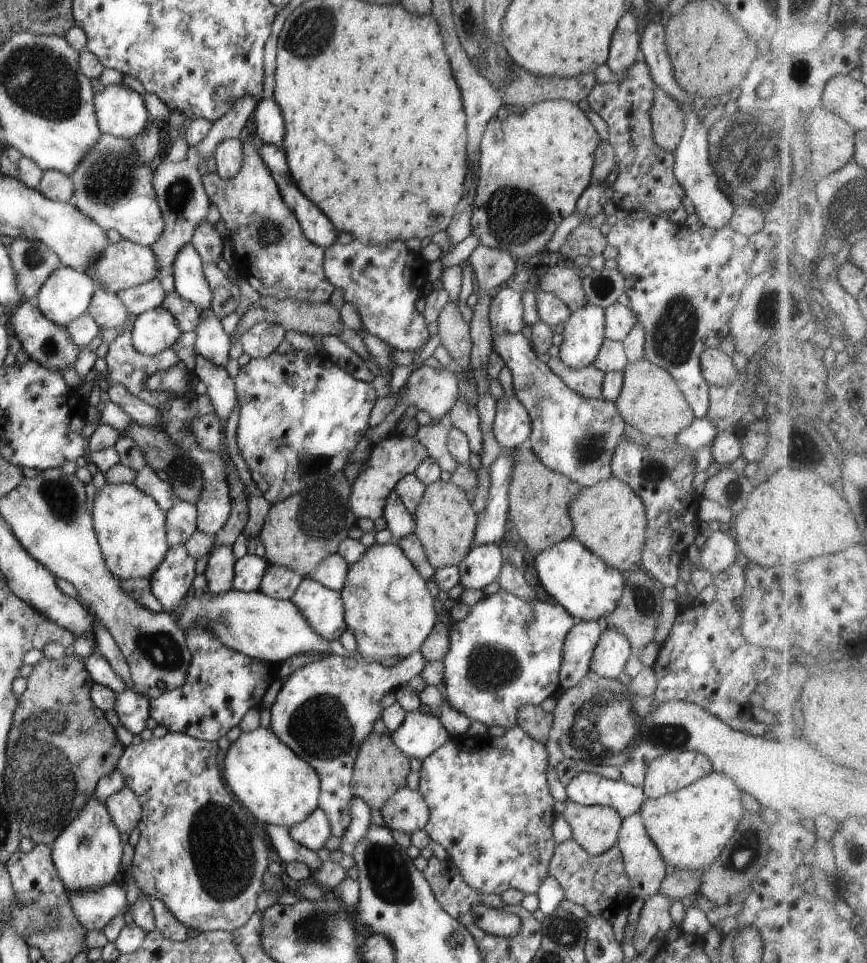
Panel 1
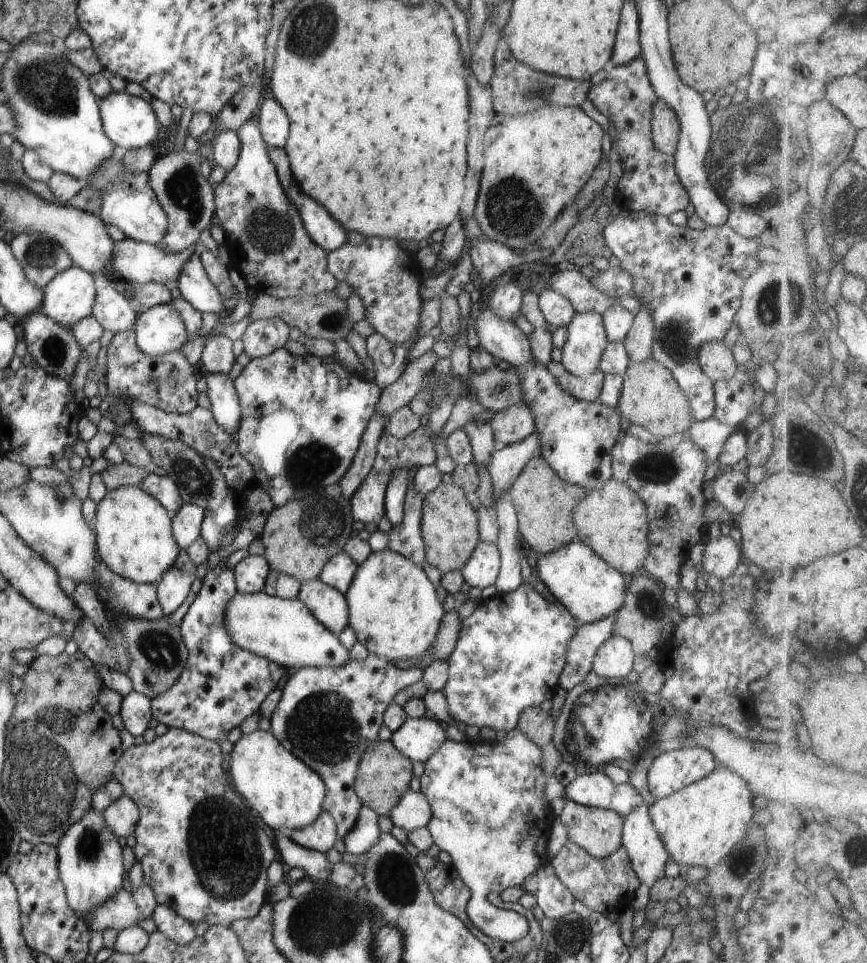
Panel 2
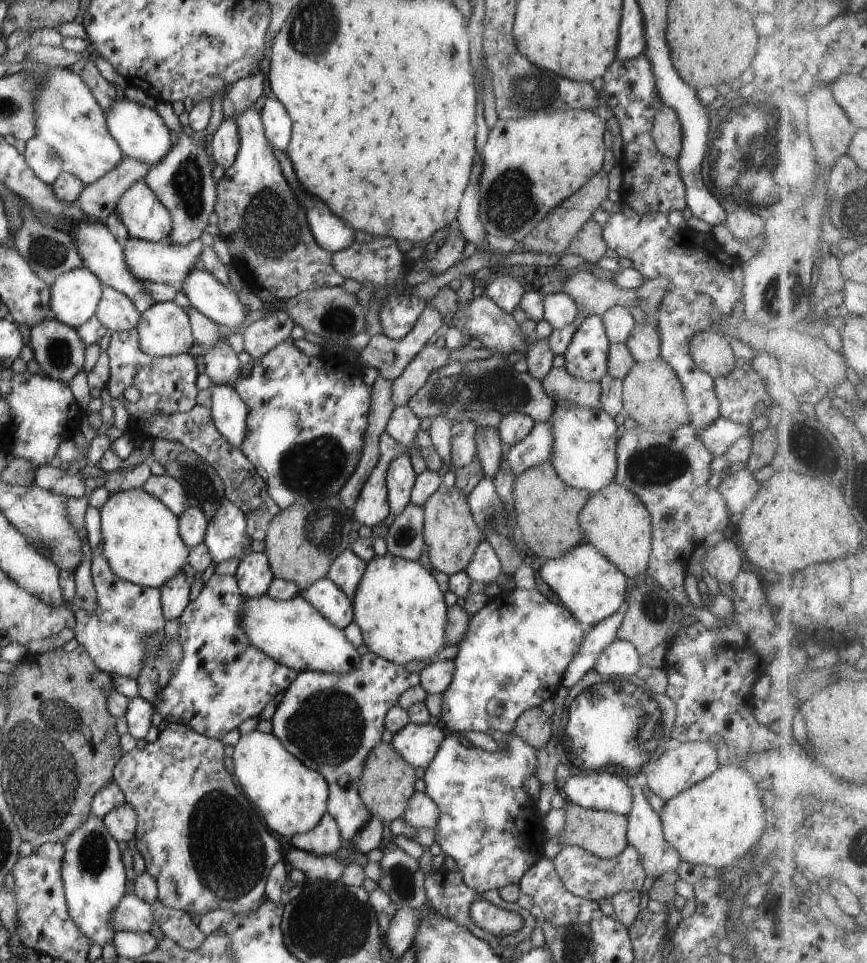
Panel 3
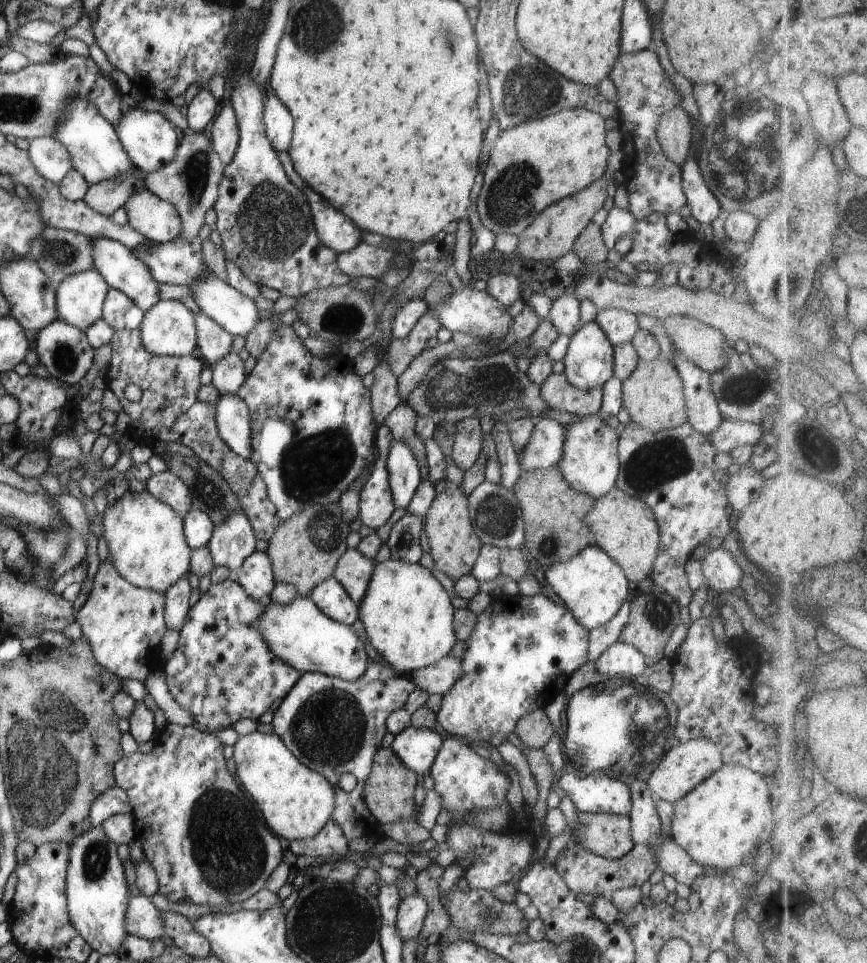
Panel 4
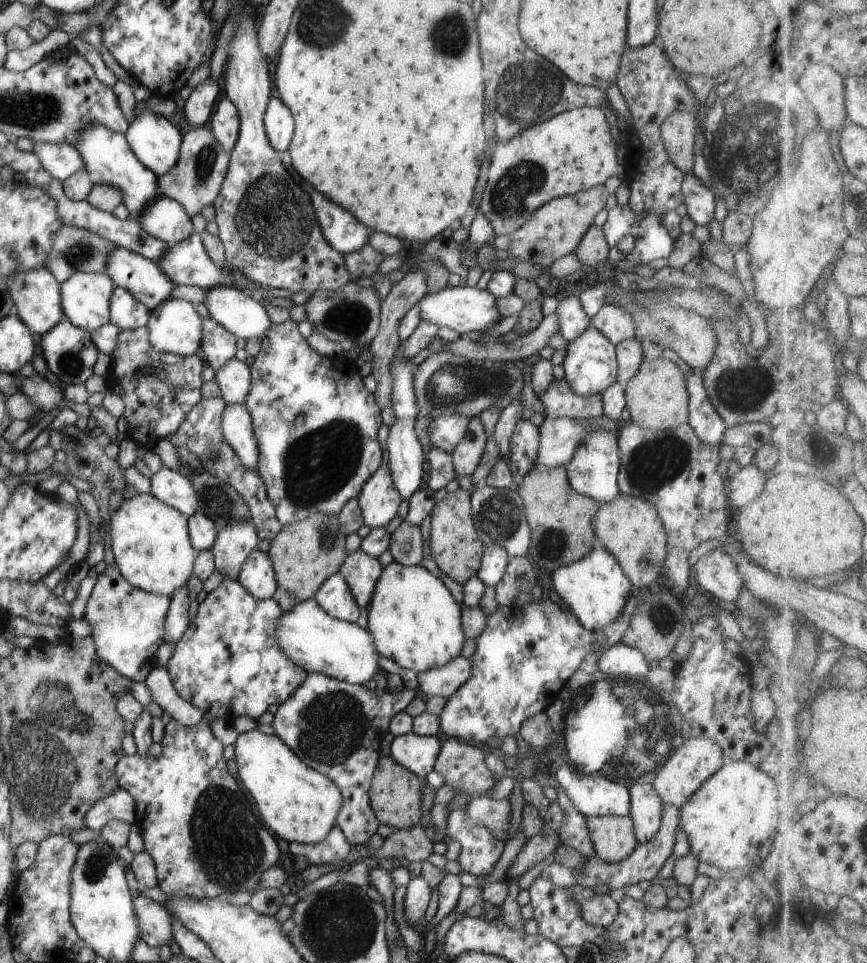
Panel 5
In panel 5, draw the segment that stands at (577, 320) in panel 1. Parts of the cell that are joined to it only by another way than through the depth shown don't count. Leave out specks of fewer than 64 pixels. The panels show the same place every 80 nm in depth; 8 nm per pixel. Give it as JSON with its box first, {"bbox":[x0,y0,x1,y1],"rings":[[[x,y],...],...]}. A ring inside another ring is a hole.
{"bbox":[563,324,617,396],"rings":[[[591,324],[578,338],[568,343],[568,350],[563,362],[565,379],[570,383],[571,389],[579,395],[590,396],[601,394],[606,387],[617,382],[616,349],[613,342],[606,338]]]}

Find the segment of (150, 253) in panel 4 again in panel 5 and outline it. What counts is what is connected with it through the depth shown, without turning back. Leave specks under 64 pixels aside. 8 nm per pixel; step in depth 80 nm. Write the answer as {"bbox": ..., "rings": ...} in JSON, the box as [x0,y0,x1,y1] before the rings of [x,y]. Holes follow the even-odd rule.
{"bbox":[157,233,234,290],"rings":[[[200,233],[171,245],[157,260],[163,273],[175,285],[192,285],[204,290],[216,285],[234,285],[229,267],[220,267],[209,257]]]}

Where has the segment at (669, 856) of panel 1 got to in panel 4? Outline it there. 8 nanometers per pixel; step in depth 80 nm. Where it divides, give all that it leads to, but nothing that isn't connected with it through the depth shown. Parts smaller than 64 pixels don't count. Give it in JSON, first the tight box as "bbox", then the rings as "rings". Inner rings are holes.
{"bbox":[670,764,772,871],"rings":[[[723,764],[688,794],[673,802],[670,835],[702,866],[726,871],[742,864],[749,865],[763,851],[758,848],[772,834],[770,788],[756,771],[740,765]]]}

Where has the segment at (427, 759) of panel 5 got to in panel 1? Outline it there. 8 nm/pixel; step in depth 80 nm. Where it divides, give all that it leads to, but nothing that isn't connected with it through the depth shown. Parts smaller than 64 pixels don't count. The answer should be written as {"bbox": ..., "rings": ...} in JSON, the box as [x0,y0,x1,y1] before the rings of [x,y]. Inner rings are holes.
{"bbox":[390,712,451,760],"rings":[[[407,712],[402,724],[390,733],[394,744],[409,758],[424,760],[451,739],[436,712]]]}

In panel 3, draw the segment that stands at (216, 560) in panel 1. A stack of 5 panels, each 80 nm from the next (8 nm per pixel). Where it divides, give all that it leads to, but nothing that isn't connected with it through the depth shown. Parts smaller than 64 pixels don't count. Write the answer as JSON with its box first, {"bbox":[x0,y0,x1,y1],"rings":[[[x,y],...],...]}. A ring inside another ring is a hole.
{"bbox":[153,573,299,741],"rings":[[[214,573],[203,584],[196,600],[190,601],[184,608],[178,618],[180,623],[178,638],[183,648],[183,659],[175,668],[170,682],[153,702],[153,709],[162,715],[163,720],[189,726],[198,734],[220,741],[230,730],[238,728],[244,720],[252,717],[259,718],[267,703],[279,692],[285,691],[298,676],[299,672],[276,662],[247,641],[245,632],[241,629],[241,614],[238,616],[238,607],[241,610],[241,604],[244,601],[234,575]]]}

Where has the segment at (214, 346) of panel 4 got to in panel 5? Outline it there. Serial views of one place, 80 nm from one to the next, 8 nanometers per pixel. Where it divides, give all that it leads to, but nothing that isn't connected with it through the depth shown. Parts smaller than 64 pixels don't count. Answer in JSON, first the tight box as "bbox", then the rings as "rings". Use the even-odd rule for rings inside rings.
{"bbox":[198,318,237,371],"rings":[[[212,318],[202,319],[202,328],[198,354],[206,365],[211,366],[214,371],[219,371],[235,357],[237,338]]]}

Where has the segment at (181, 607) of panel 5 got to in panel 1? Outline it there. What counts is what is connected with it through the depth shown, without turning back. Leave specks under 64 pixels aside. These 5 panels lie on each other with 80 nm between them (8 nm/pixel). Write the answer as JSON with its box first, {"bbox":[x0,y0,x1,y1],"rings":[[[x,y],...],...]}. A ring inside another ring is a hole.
{"bbox":[149,545,196,613],"rings":[[[184,545],[169,546],[164,560],[149,576],[150,590],[168,613],[188,594],[196,578],[196,560]]]}

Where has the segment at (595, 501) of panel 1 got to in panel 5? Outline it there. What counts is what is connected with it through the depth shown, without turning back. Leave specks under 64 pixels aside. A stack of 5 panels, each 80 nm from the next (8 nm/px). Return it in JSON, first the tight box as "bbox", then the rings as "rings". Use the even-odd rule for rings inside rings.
{"bbox":[593,492,667,589],"rings":[[[620,492],[613,501],[602,503],[594,514],[593,531],[603,548],[619,562],[635,589],[645,589],[653,580],[660,580],[667,555],[667,536],[655,506]]]}

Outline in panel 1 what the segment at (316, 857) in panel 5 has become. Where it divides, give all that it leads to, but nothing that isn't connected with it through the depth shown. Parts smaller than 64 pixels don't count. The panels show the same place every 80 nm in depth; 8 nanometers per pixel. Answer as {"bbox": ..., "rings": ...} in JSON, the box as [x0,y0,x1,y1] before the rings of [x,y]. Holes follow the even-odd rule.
{"bbox":[288,806,331,851],"rings":[[[318,806],[309,817],[288,829],[292,840],[300,846],[318,851],[331,836],[331,826],[326,813]]]}

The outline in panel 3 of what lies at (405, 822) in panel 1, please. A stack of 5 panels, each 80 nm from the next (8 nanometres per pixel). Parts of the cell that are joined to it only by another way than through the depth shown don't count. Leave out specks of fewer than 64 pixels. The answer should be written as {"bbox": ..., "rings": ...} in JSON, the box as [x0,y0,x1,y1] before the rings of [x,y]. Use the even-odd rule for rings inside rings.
{"bbox":[401,791,440,829],"rings":[[[416,791],[407,804],[407,809],[401,816],[404,822],[416,829],[434,829],[440,811],[434,801],[426,794]]]}

